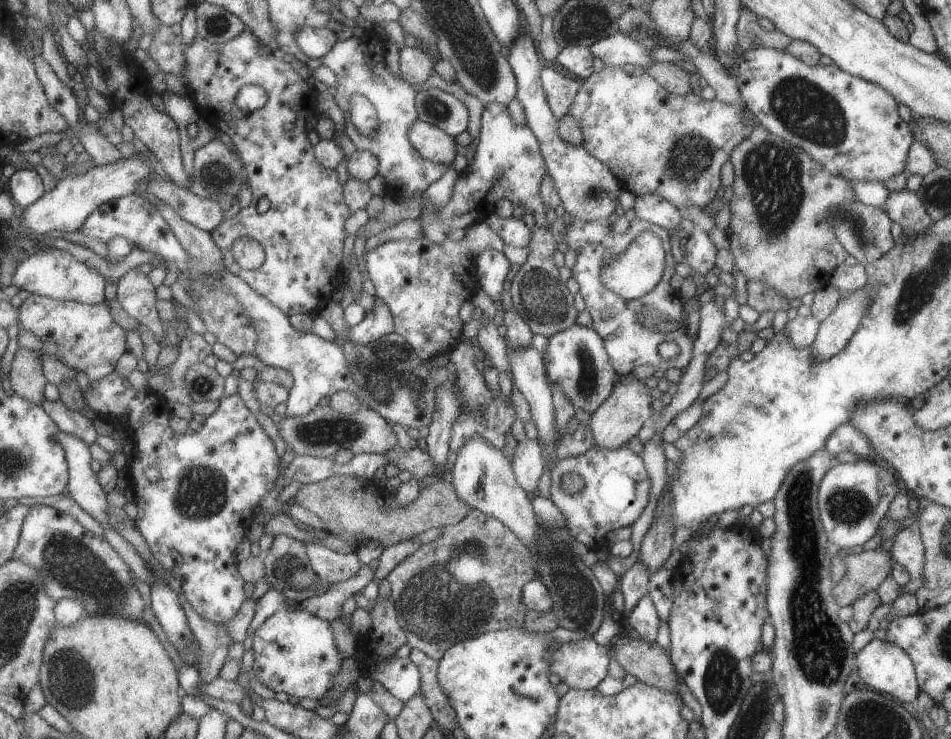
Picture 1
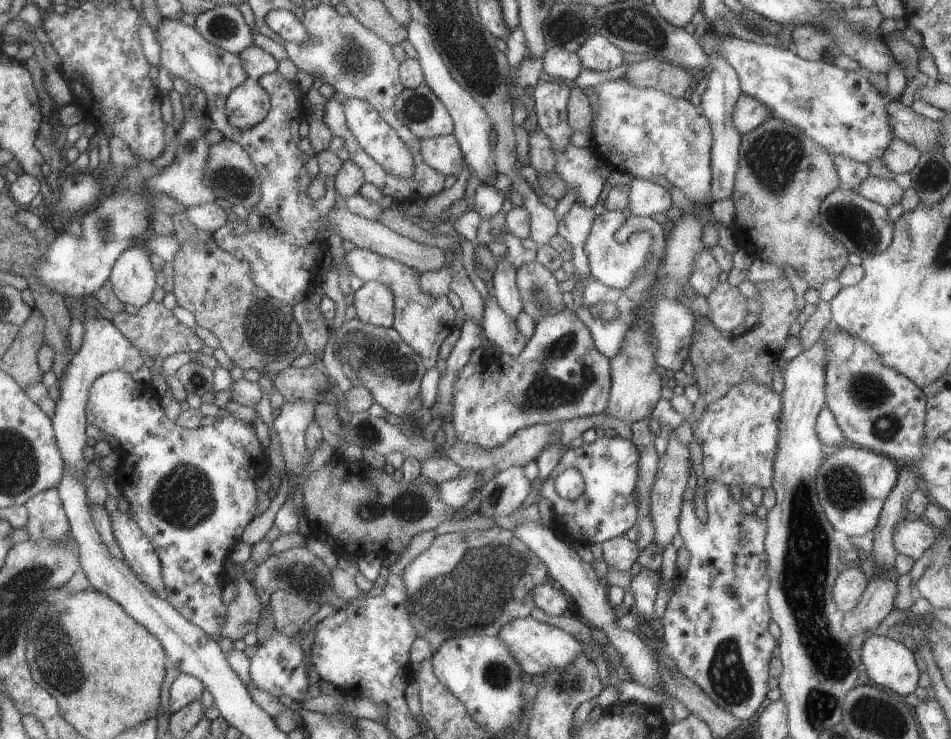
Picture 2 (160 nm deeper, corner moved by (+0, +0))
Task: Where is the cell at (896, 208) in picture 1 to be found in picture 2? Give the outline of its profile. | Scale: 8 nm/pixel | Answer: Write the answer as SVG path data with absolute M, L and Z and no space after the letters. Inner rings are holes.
M869 173L858 182L854 191L866 199L888 208L890 205L900 202L904 190L895 183L893 176L877 177Z

